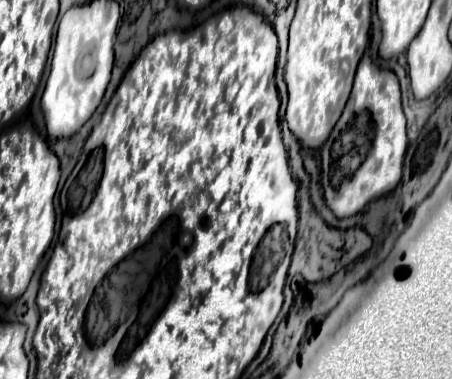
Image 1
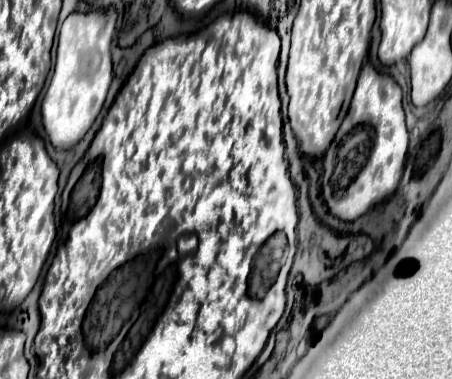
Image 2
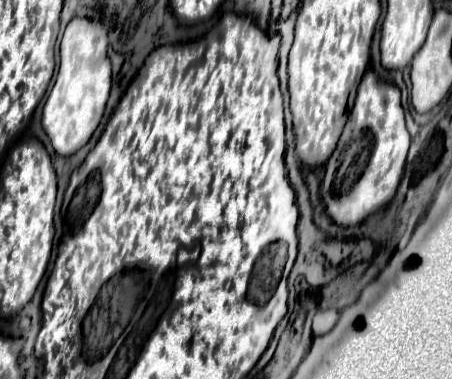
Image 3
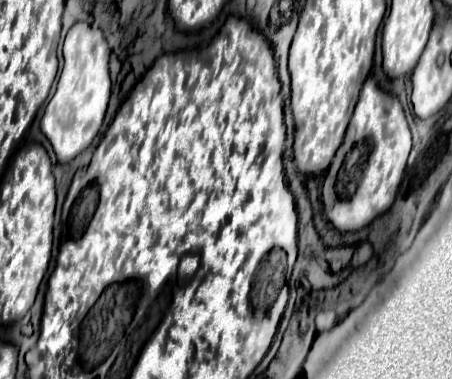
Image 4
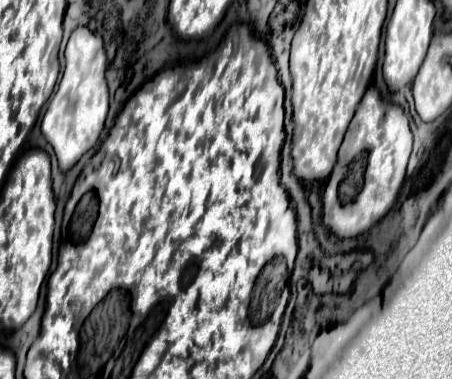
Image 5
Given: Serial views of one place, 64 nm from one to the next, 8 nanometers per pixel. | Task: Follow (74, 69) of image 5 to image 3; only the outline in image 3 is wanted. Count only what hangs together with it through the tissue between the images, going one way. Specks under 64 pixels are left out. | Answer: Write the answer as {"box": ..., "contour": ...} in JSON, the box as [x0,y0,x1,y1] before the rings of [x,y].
{"box":[42,18,112,158],"contour":[[[74,18],[64,30],[56,84],[48,94],[42,116],[42,128],[48,134],[58,156],[68,158],[88,144],[104,116],[112,82],[108,58],[108,28],[92,20]]]}

